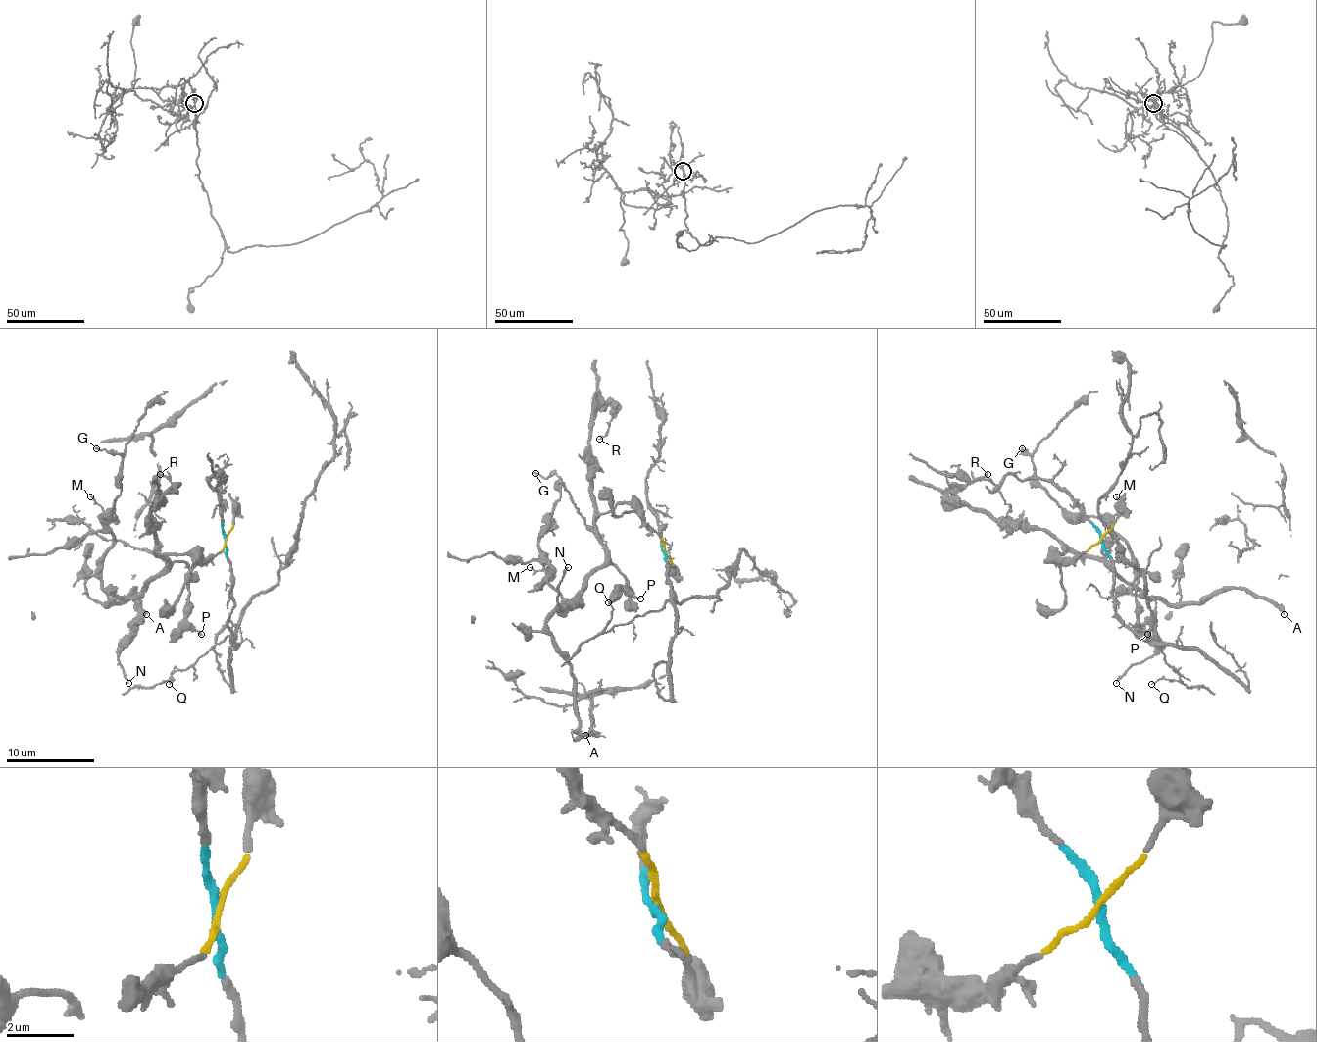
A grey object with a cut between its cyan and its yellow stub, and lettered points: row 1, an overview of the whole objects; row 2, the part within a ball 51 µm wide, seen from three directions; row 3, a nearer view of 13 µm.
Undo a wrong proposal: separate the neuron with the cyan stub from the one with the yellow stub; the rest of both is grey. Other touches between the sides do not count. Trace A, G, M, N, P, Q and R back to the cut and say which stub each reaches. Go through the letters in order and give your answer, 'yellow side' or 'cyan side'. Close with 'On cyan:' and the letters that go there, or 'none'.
A: yellow side
G: yellow side
M: yellow side
N: yellow side
P: yellow side
Q: cyan side
R: yellow side
On cyan: Q

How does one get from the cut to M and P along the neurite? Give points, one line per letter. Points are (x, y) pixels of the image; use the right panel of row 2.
M: (1101, 539), (1086, 552), (1052, 554), (1108, 563), (1147, 597), (1132, 588), (1137, 563), (1112, 528), (1117, 496)
P: (1101, 539), (1086, 552), (1052, 554), (1081, 552), (1108, 561), (1123, 561), (1137, 570), (1137, 619), (1147, 634)

